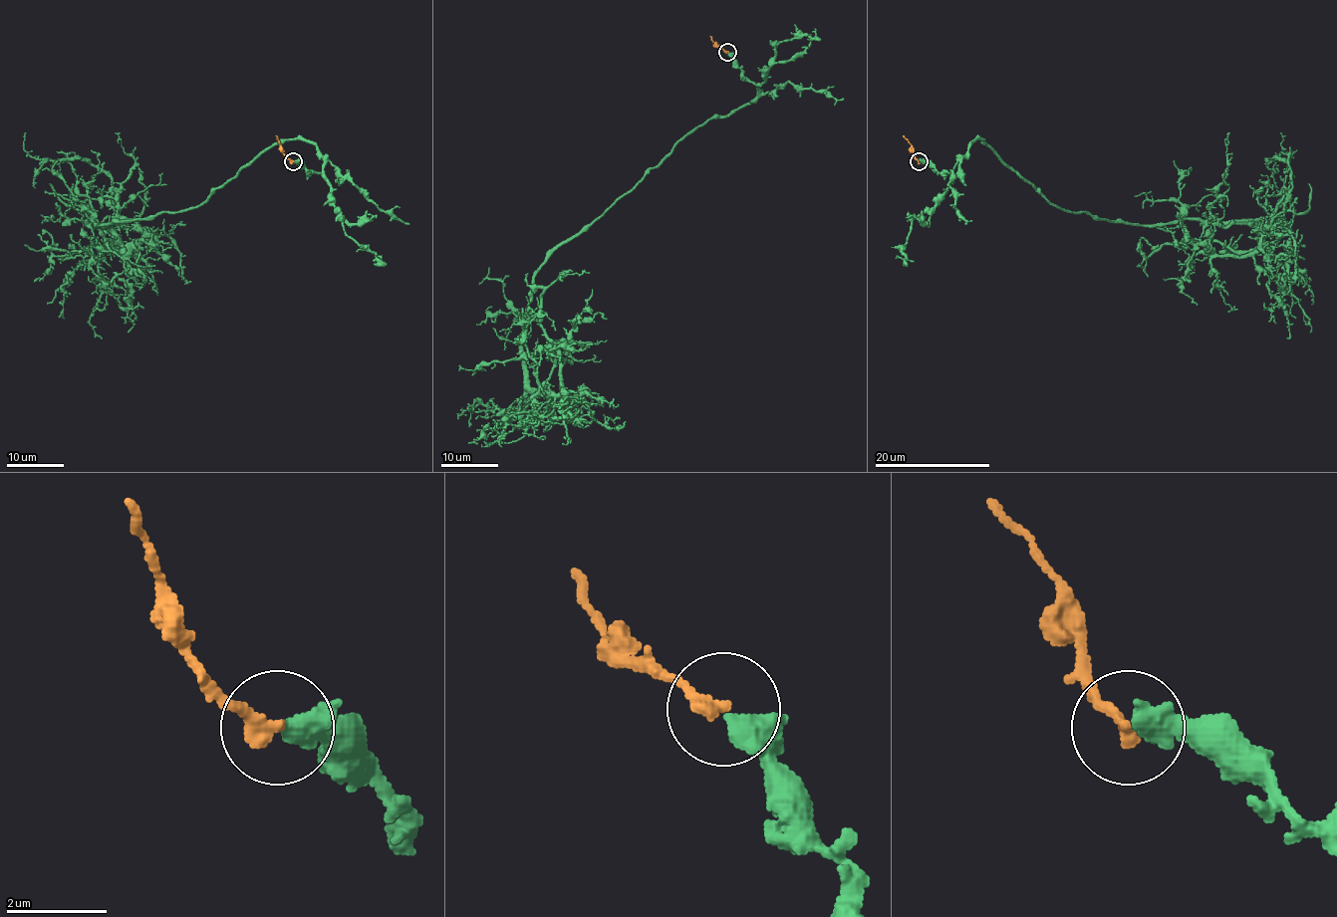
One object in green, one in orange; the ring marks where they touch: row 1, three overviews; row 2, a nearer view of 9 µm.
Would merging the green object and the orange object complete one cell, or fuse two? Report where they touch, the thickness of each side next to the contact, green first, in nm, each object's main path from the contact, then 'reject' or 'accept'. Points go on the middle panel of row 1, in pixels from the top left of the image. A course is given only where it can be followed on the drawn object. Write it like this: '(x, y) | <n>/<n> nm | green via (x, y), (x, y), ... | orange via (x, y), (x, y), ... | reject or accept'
(727, 52) | 440/260 nm | green via (728, 52), (758, 94), (687, 132), (535, 275), (522, 361), (552, 417), (481, 404), (460, 413) | orange via (728, 52), (717, 46), (710, 36) | accept

